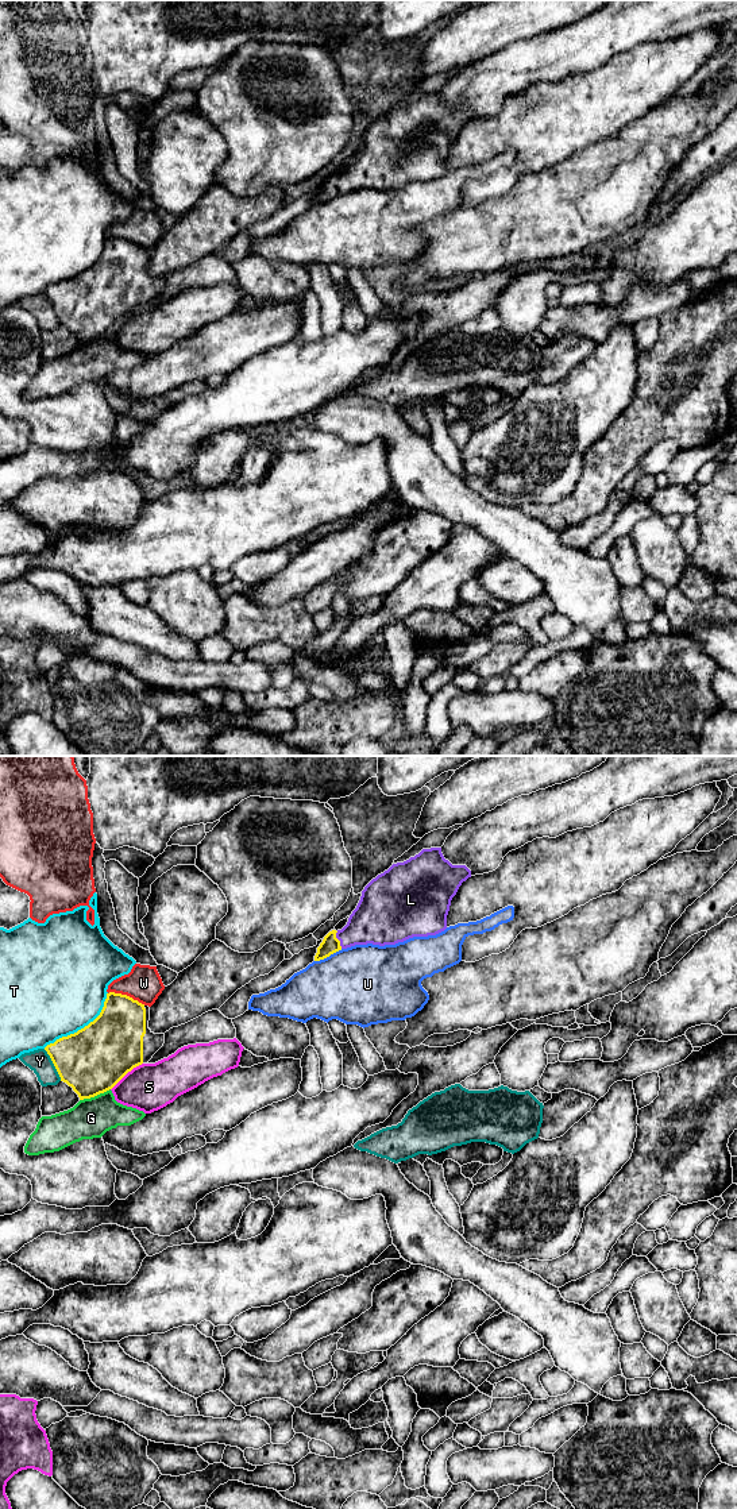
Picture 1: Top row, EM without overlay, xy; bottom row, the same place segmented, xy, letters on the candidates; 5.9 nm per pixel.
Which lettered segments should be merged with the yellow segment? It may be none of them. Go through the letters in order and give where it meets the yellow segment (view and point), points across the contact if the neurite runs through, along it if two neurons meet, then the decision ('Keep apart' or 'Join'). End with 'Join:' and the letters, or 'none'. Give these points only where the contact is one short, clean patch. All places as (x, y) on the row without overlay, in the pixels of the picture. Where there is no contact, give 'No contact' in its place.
G: Touches yellow at xy (95, 339). Keep apart
L: Touches yellow at xy (338, 184). Join
S: Touches yellow at xy (126, 317). Keep apart
T: Touches yellow at xy (81, 273). Keep apart
U: Touches yellow at xy (328, 200). Keep apart
W: Touches yellow at xy (126, 239). Keep apart
Y: Touches yellow at xy (54, 309). Keep apart
Join: L

